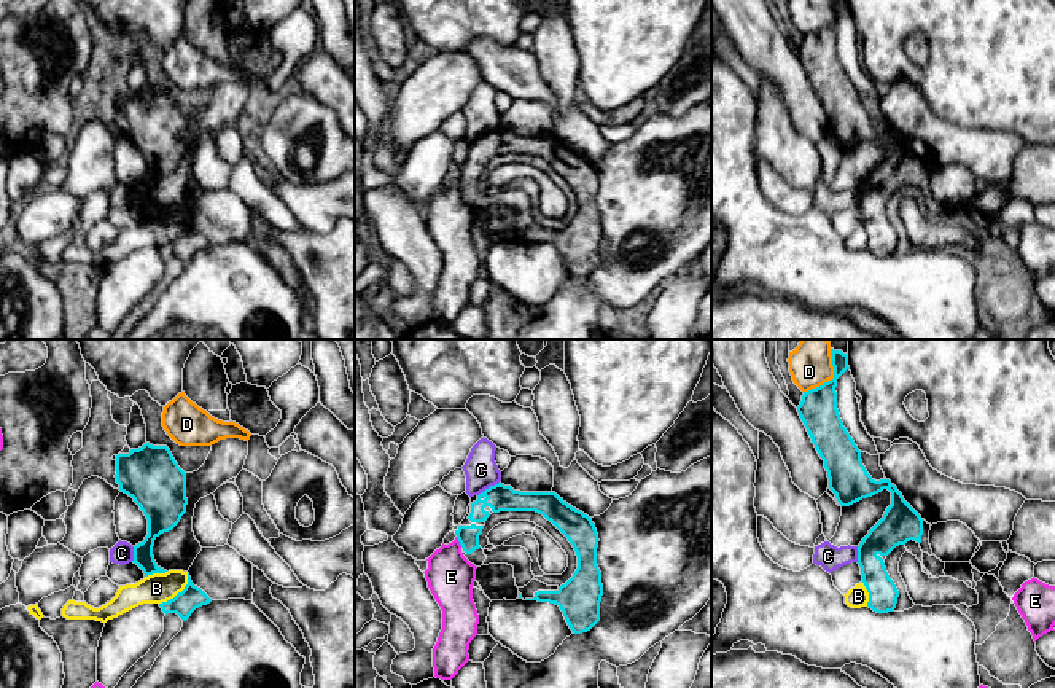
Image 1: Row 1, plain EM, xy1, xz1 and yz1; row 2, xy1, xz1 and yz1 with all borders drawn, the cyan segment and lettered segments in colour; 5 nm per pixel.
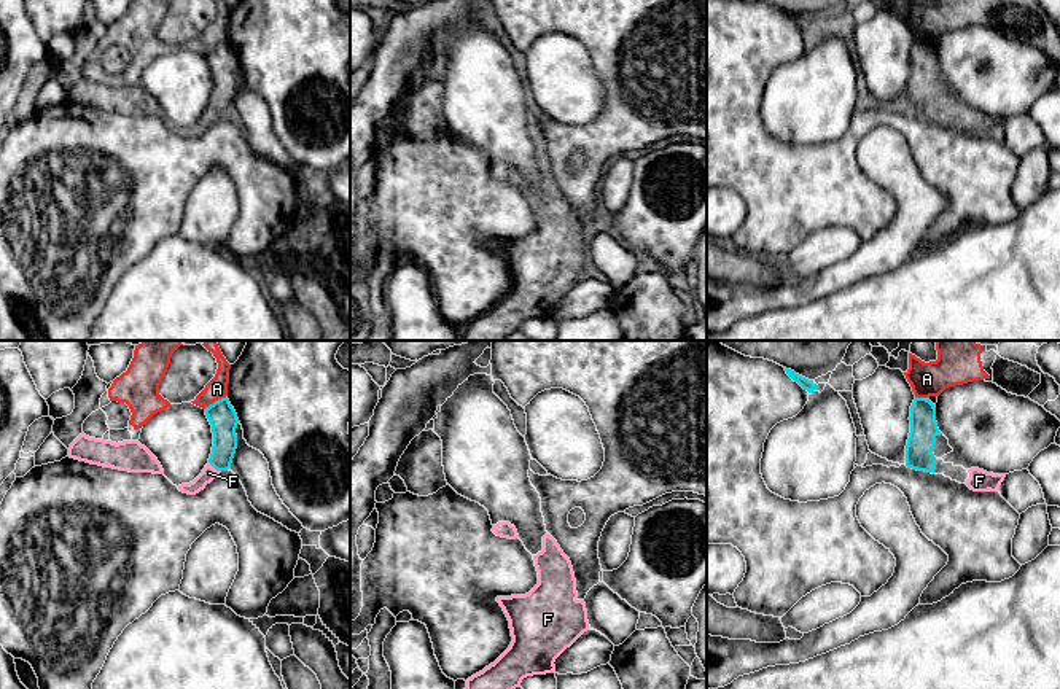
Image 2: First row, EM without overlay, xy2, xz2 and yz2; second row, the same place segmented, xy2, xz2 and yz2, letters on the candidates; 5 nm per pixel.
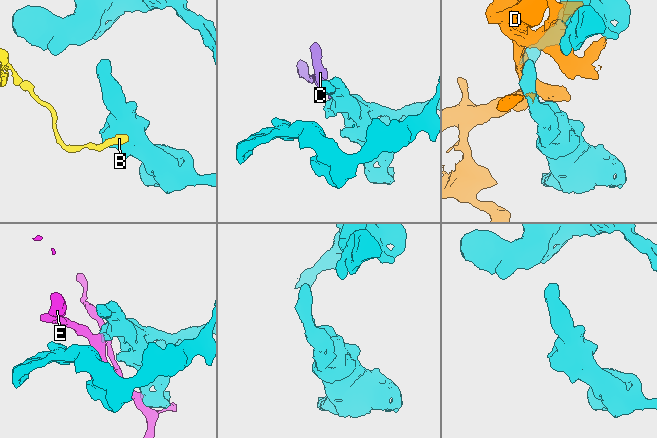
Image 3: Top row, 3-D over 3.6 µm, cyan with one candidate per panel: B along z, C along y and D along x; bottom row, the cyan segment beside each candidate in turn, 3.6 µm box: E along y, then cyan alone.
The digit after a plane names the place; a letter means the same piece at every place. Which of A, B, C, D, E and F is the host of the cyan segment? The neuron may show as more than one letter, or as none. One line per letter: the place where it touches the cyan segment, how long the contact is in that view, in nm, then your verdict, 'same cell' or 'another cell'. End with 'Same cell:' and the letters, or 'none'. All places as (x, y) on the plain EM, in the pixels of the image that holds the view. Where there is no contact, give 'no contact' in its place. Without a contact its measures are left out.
A: contact xy2 (215, 45); length 130 nm; another cell
B: contact xy1 (179, 236); length 220 nm; another cell
C: contact xz1 (489, 131); length 130 nm; another cell
D: contact yz1 (828, 24); length 240 nm; another cell
E: contact xz1 (459, 183); length 70 nm; another cell
F: contact xy2 (215, 112); length 80 nm; same cell
Same cell: F

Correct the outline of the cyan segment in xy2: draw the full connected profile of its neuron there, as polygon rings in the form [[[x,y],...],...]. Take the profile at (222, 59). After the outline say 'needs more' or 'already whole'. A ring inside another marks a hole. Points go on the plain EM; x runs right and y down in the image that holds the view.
[[[221,41],[205,51],[205,59],[212,68],[213,91],[208,107],[202,116],[189,127],[178,129],[178,134],[188,138],[196,138],[205,132],[221,115],[231,111],[236,92],[239,67],[237,57],[228,41]]]; needs more

